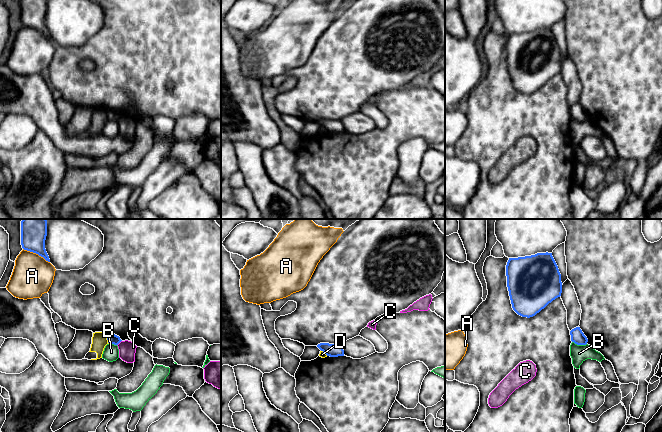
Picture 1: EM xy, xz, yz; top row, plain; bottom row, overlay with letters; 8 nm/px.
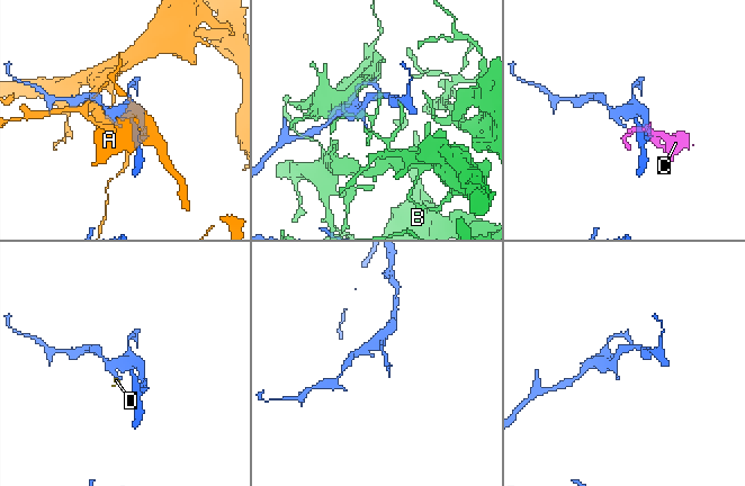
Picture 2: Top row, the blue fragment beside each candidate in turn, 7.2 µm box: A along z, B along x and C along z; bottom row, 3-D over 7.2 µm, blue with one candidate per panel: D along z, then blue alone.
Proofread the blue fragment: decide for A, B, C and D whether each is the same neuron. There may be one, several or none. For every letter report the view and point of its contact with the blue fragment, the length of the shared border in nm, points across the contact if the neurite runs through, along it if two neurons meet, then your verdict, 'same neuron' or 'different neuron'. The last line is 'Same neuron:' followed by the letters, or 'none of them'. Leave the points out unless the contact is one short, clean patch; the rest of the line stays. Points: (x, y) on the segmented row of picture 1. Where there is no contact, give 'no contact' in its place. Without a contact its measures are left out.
A: contact xy (36, 253); length 240 nm; different neuron
B: contact yz (579, 344); length 120 nm; different neuron
C: contact xy (119, 342); length 60 nm; border xy (121, 340), (117, 345); different neuron
D: contact xy (107, 339); length 90 nm; border xy (105, 334), (109, 343); different neuron
Same neuron: none of them

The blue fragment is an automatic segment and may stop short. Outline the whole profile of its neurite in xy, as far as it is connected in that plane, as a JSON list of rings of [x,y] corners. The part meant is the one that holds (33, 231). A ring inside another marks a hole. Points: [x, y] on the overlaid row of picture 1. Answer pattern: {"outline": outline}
{"outline": [[[23,219],[21,221],[21,245],[24,250],[33,252],[50,262],[45,249],[47,236],[46,219]]]}

